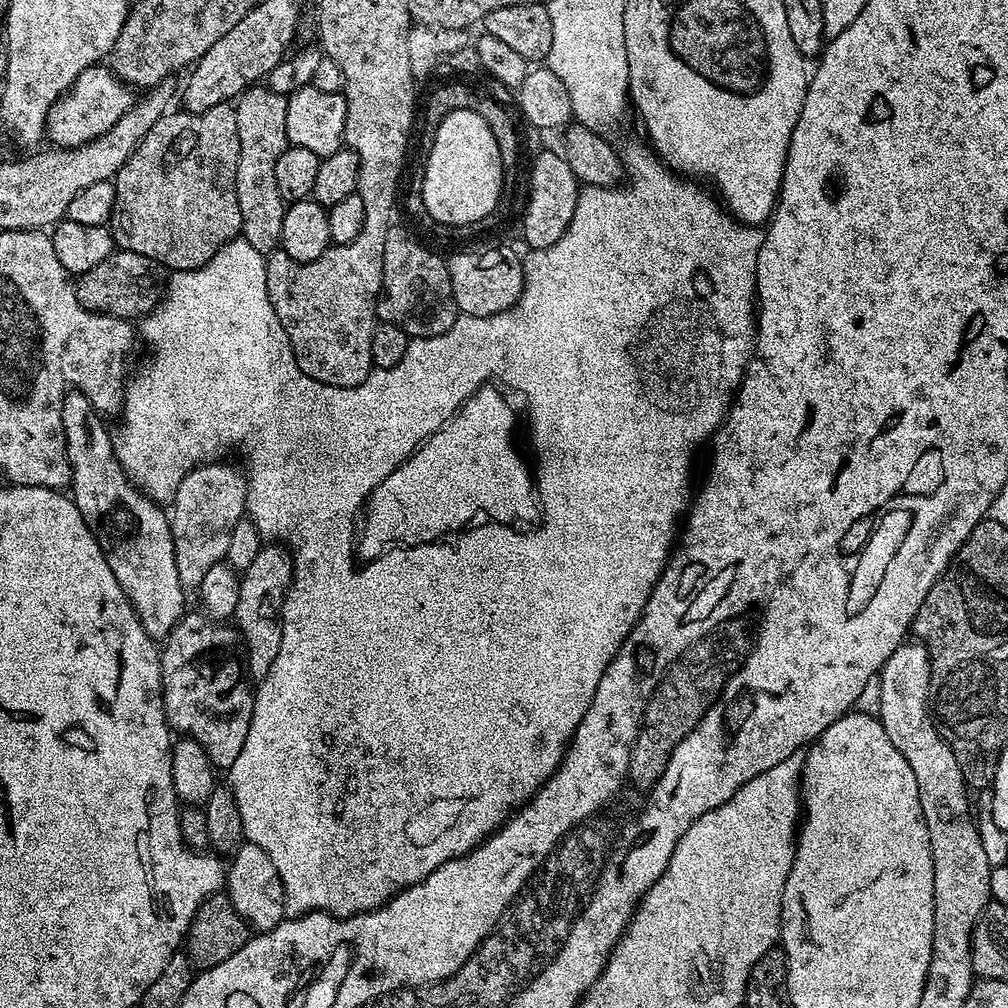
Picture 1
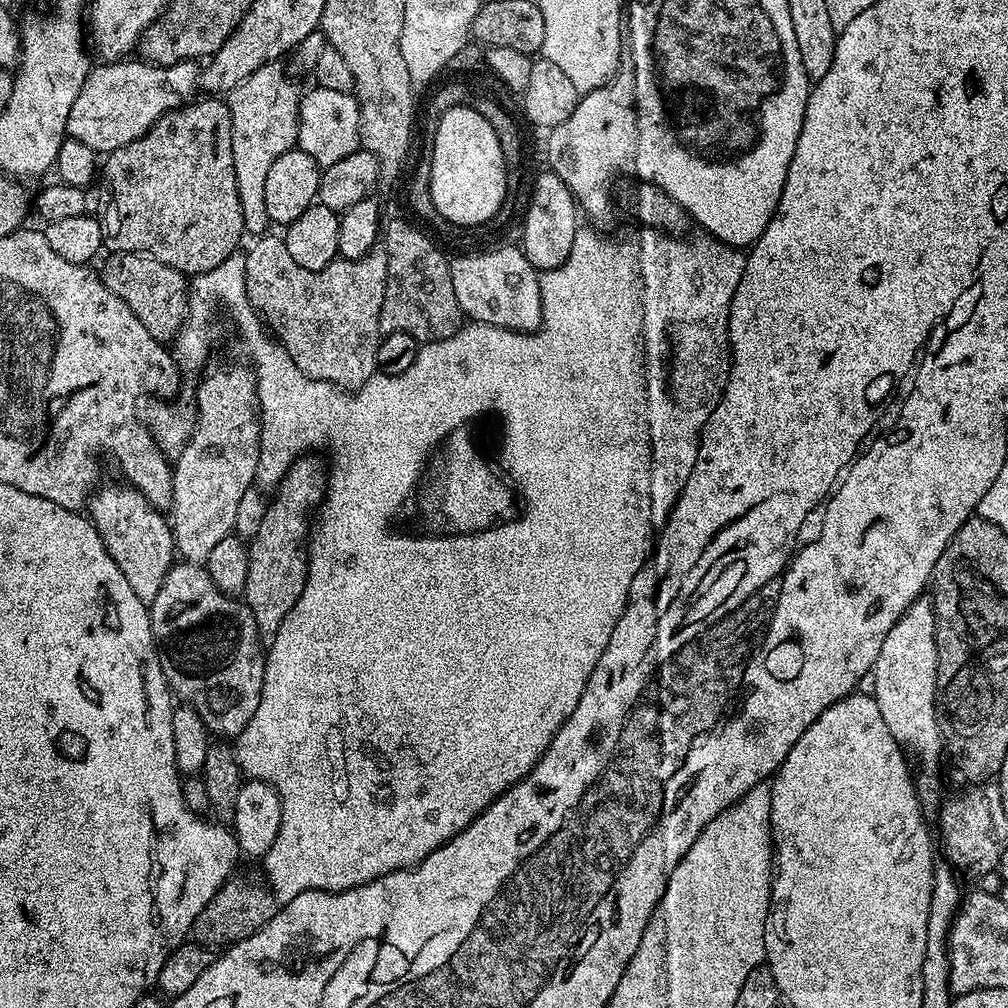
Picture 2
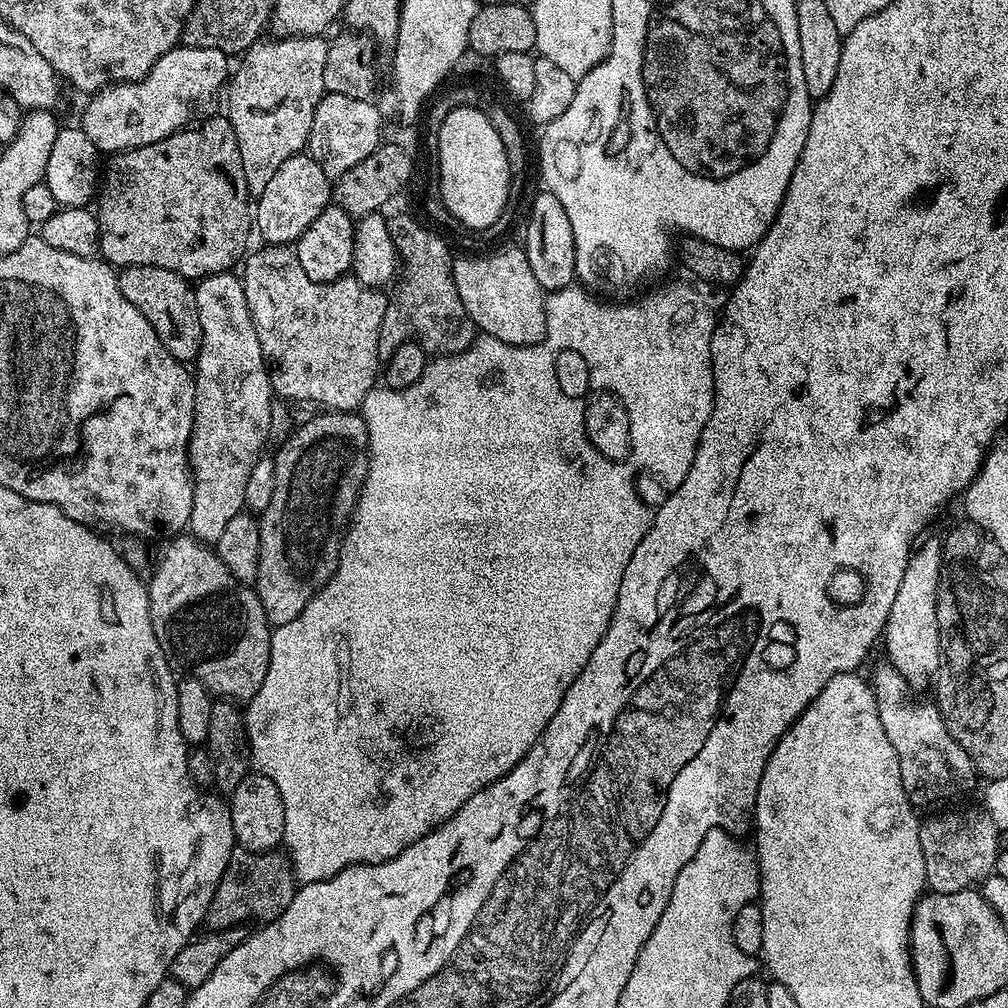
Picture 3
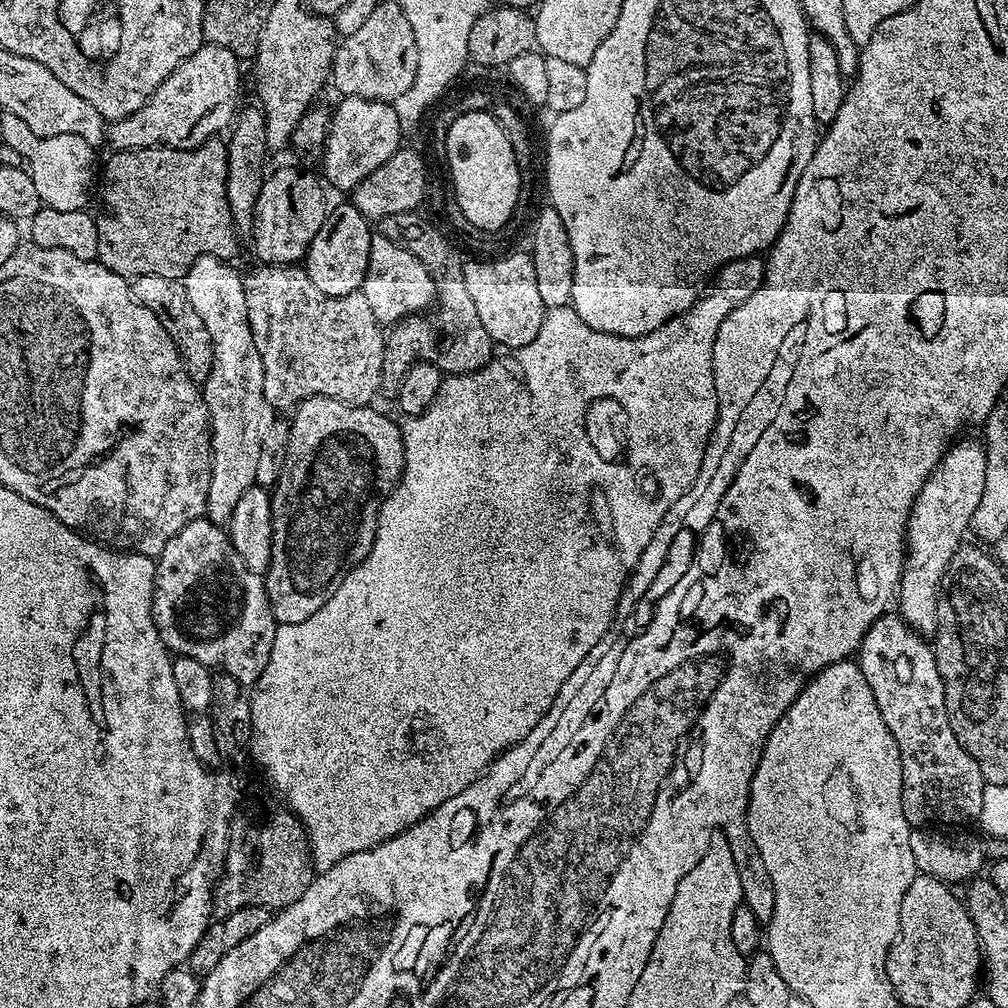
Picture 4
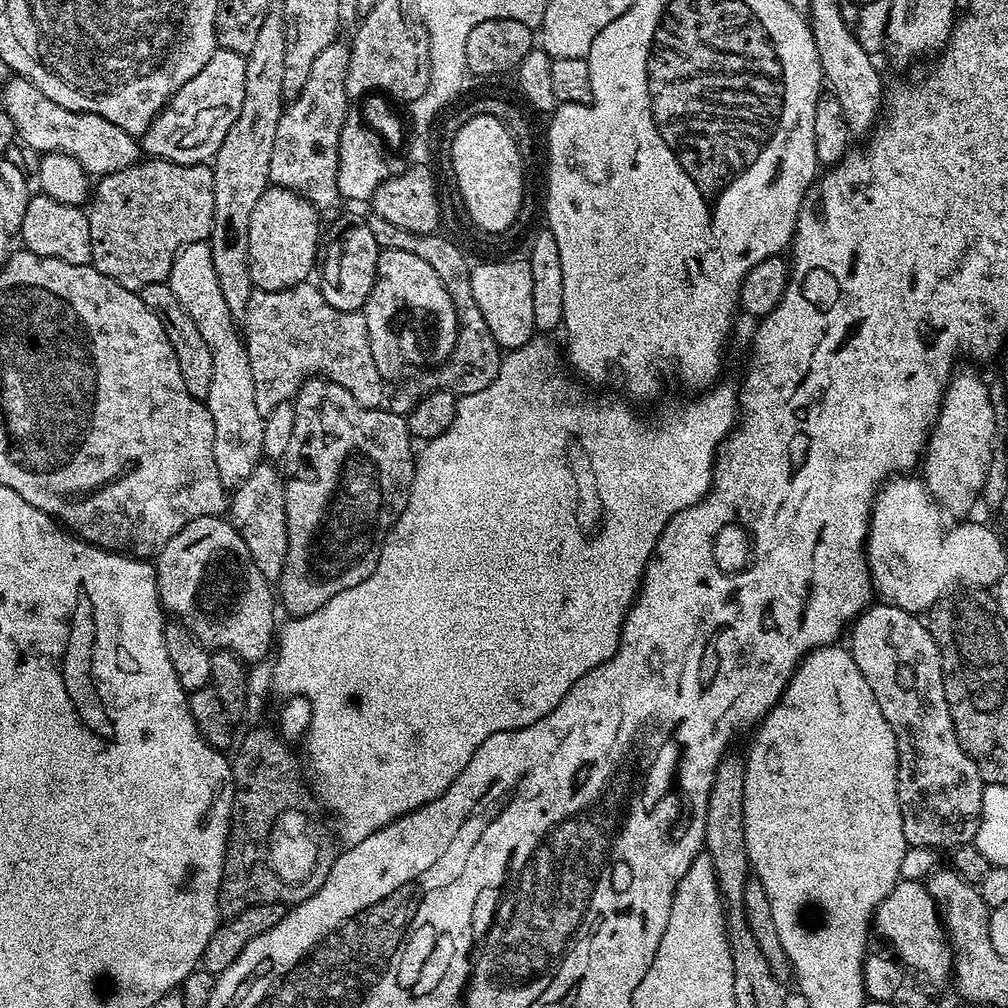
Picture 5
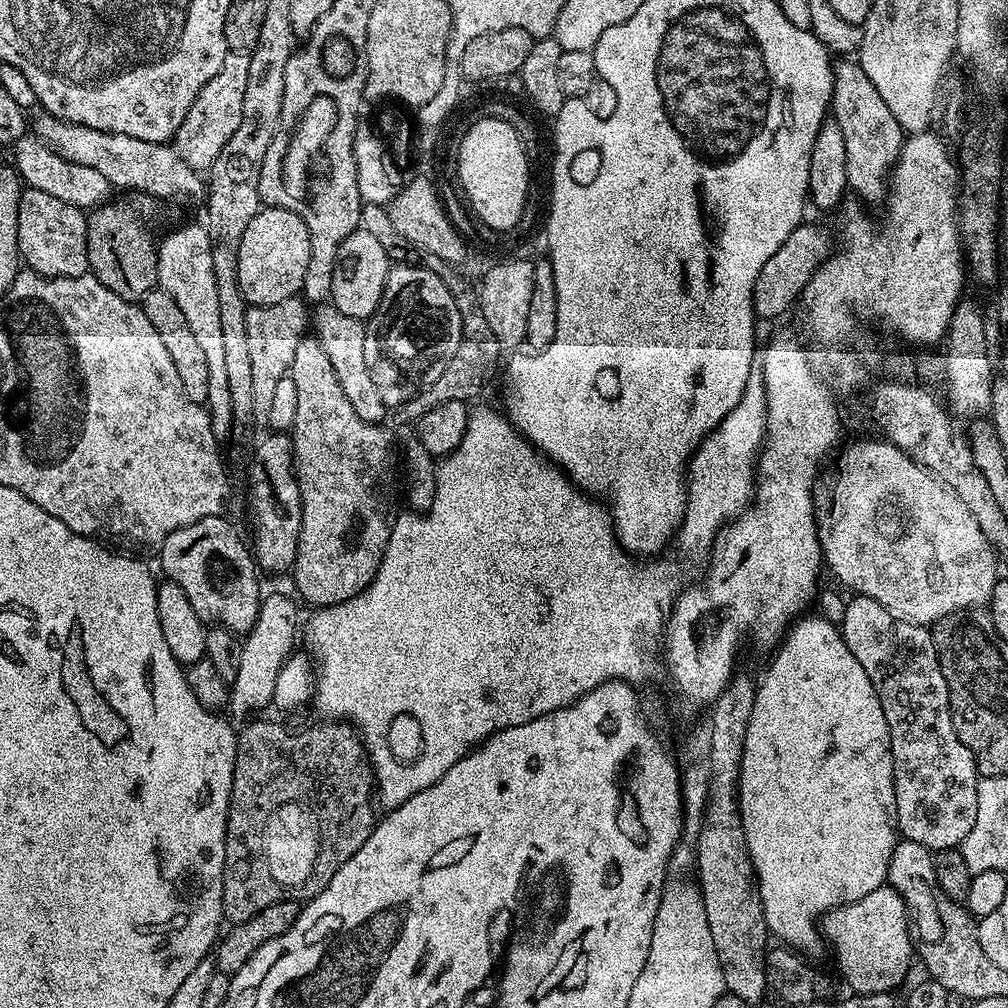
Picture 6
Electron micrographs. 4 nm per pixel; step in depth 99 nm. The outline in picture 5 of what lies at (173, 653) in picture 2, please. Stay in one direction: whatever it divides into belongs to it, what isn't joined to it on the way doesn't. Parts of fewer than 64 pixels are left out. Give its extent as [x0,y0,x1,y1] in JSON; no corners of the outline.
[154,516,278,662]

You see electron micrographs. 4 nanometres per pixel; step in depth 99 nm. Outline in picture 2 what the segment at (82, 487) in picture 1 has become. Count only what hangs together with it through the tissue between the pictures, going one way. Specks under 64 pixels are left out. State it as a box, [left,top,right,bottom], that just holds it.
[86,484,176,604]

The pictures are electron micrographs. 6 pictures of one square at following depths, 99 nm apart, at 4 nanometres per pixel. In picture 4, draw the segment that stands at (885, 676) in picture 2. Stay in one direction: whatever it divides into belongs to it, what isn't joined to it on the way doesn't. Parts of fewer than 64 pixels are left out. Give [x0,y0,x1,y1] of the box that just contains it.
[898,438,986,638]

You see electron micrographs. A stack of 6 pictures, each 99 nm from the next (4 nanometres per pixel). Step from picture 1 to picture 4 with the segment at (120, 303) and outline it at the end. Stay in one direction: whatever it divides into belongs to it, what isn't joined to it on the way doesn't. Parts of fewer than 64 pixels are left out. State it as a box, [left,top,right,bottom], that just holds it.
[130,274,214,385]

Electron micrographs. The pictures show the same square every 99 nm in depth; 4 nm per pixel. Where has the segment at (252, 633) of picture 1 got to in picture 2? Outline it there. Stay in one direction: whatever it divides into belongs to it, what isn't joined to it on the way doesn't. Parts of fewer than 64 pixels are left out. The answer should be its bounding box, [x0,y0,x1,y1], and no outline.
[243,454,328,638]

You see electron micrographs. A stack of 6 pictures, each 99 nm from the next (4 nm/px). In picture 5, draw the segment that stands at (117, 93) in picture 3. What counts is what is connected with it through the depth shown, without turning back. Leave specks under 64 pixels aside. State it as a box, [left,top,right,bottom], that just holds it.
[138,47,246,164]

